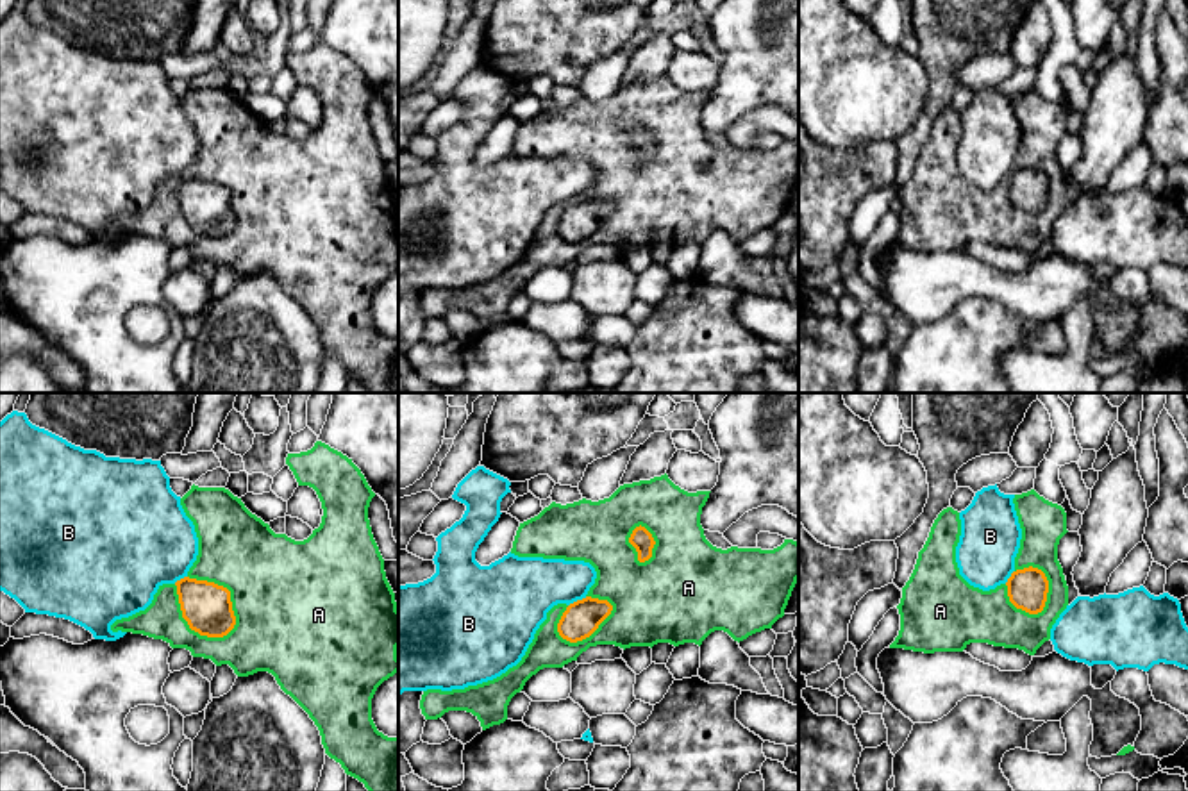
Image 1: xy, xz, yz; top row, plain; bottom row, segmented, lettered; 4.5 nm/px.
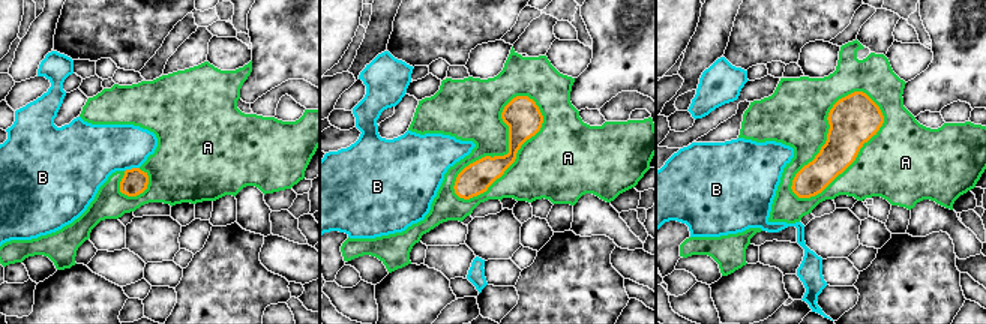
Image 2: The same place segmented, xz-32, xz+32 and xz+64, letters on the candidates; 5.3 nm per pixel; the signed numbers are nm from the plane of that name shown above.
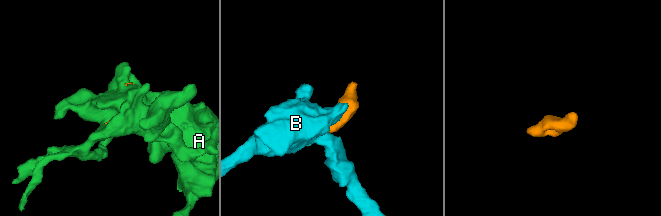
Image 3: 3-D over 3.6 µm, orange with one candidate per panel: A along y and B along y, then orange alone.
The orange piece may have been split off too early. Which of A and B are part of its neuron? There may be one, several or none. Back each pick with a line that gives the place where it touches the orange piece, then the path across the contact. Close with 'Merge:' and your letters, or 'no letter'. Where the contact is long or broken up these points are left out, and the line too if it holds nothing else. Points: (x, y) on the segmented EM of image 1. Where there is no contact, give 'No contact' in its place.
Merge: no letter

